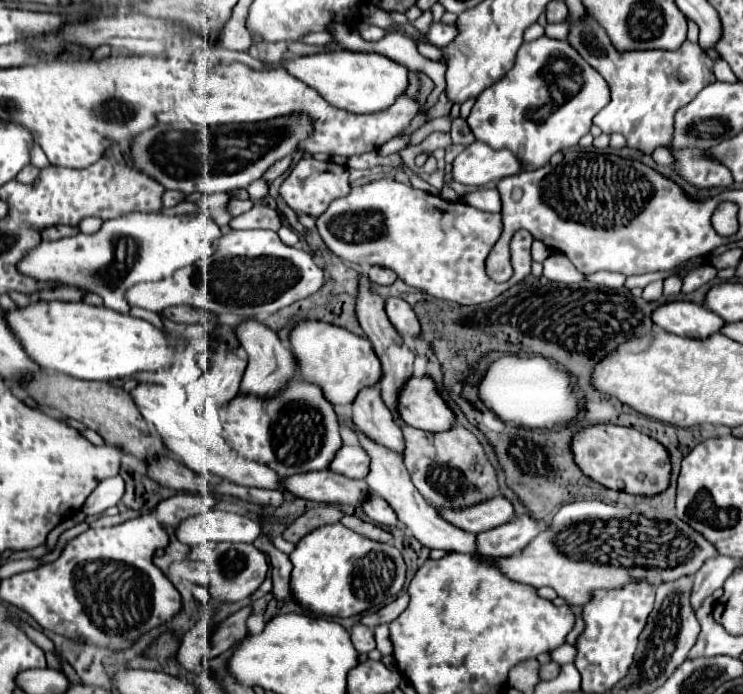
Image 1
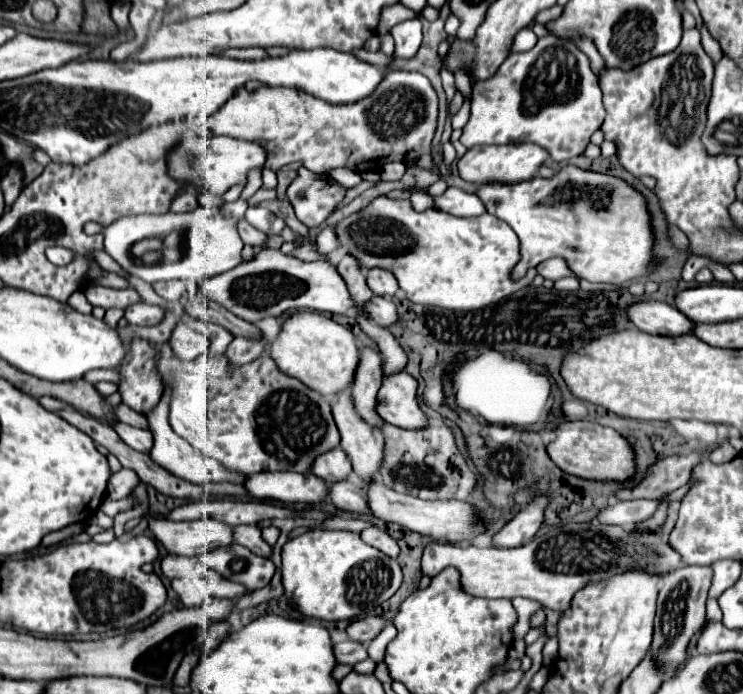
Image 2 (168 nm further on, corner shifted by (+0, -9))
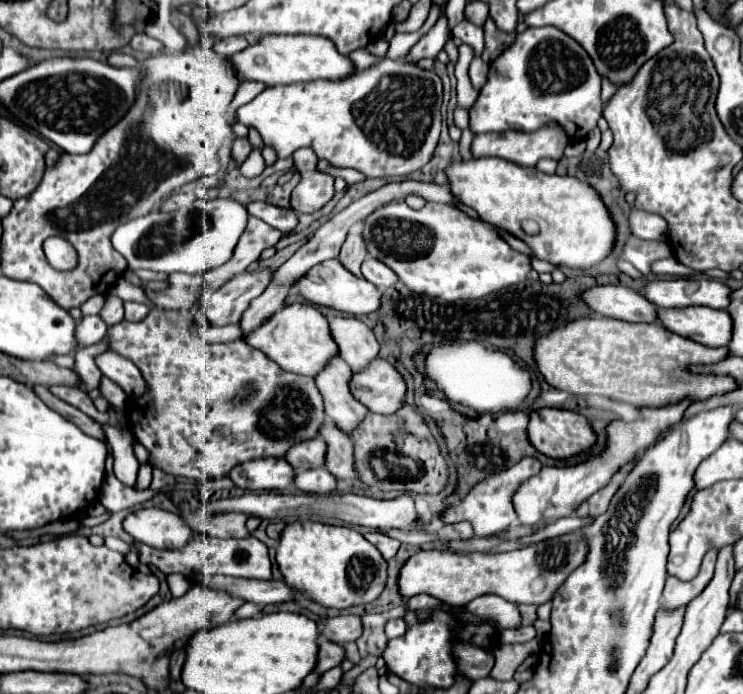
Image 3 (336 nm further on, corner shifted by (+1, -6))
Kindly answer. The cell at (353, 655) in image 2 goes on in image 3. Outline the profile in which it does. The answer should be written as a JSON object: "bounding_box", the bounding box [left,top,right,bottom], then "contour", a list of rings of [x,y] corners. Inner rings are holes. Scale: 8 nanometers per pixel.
{"bounding_box":[317,636,345,672],"contour":[[[319,636],[319,660],[317,660],[317,672],[327,672],[335,666],[341,666],[345,660],[345,648],[341,644],[335,644],[331,640],[325,640]]]}

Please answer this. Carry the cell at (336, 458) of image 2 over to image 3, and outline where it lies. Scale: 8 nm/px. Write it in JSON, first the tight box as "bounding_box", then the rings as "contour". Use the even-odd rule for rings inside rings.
{"bounding_box":[285,438,327,472],"contour":[[[317,438],[317,440],[307,440],[305,444],[297,444],[297,448],[293,448],[293,452],[285,456],[285,460],[297,472],[303,472],[325,466],[325,454],[327,454],[327,444],[323,438]]]}

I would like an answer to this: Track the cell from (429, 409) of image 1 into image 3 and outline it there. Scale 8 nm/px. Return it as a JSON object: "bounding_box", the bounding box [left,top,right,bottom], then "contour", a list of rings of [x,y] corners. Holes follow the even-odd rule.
{"bounding_box":[351,360,405,414],"contour":[[[373,360],[361,374],[353,374],[351,392],[375,414],[395,414],[405,404],[405,380],[393,364]]]}

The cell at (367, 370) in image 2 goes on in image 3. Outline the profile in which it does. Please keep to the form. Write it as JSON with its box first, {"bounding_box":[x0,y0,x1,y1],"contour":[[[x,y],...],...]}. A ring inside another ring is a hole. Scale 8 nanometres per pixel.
{"bounding_box":[329,318,379,372],"contour":[[[329,318],[329,324],[339,346],[339,356],[353,372],[363,372],[379,354],[379,342],[373,332],[357,318]]]}

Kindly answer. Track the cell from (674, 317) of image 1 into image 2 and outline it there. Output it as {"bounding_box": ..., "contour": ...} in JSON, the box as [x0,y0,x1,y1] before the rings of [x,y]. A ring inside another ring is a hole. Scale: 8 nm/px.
{"bounding_box":[626,299,694,335],"contour":[[[652,299],[632,303],[626,315],[634,327],[652,335],[686,335],[692,331],[690,327],[694,327],[694,323],[686,319],[686,315],[682,315],[674,305]]]}

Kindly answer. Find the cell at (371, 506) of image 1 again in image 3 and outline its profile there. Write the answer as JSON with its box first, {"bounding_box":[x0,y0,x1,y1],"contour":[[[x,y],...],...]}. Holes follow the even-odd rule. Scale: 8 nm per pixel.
{"bounding_box":[295,468,337,494],"contour":[[[327,468],[305,470],[297,474],[295,486],[307,494],[331,494],[337,490],[337,478],[333,478]]]}

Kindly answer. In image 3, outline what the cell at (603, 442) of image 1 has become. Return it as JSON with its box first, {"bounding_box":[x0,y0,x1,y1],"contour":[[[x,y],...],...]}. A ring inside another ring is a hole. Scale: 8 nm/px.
{"bounding_box":[527,408,597,460],"contour":[[[543,408],[543,410],[533,412],[527,432],[529,432],[531,444],[541,454],[555,458],[555,460],[565,460],[575,454],[587,452],[597,442],[597,434],[585,416],[581,416],[577,412],[569,412],[569,410],[557,410],[557,408]]]}

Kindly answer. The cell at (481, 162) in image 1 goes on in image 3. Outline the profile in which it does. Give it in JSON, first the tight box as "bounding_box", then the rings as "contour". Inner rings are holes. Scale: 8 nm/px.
{"bounding_box":[471,124,569,168],"contour":[[[549,124],[549,128],[541,128],[541,132],[489,132],[485,136],[475,136],[473,144],[471,144],[471,154],[473,158],[487,158],[487,156],[495,156],[495,158],[503,158],[509,160],[513,164],[519,166],[527,166],[533,168],[537,164],[537,160],[541,158],[551,158],[551,160],[559,160],[563,156],[565,146],[569,144],[569,140],[565,140],[565,132],[561,132],[561,128],[557,128],[557,124]]]}

